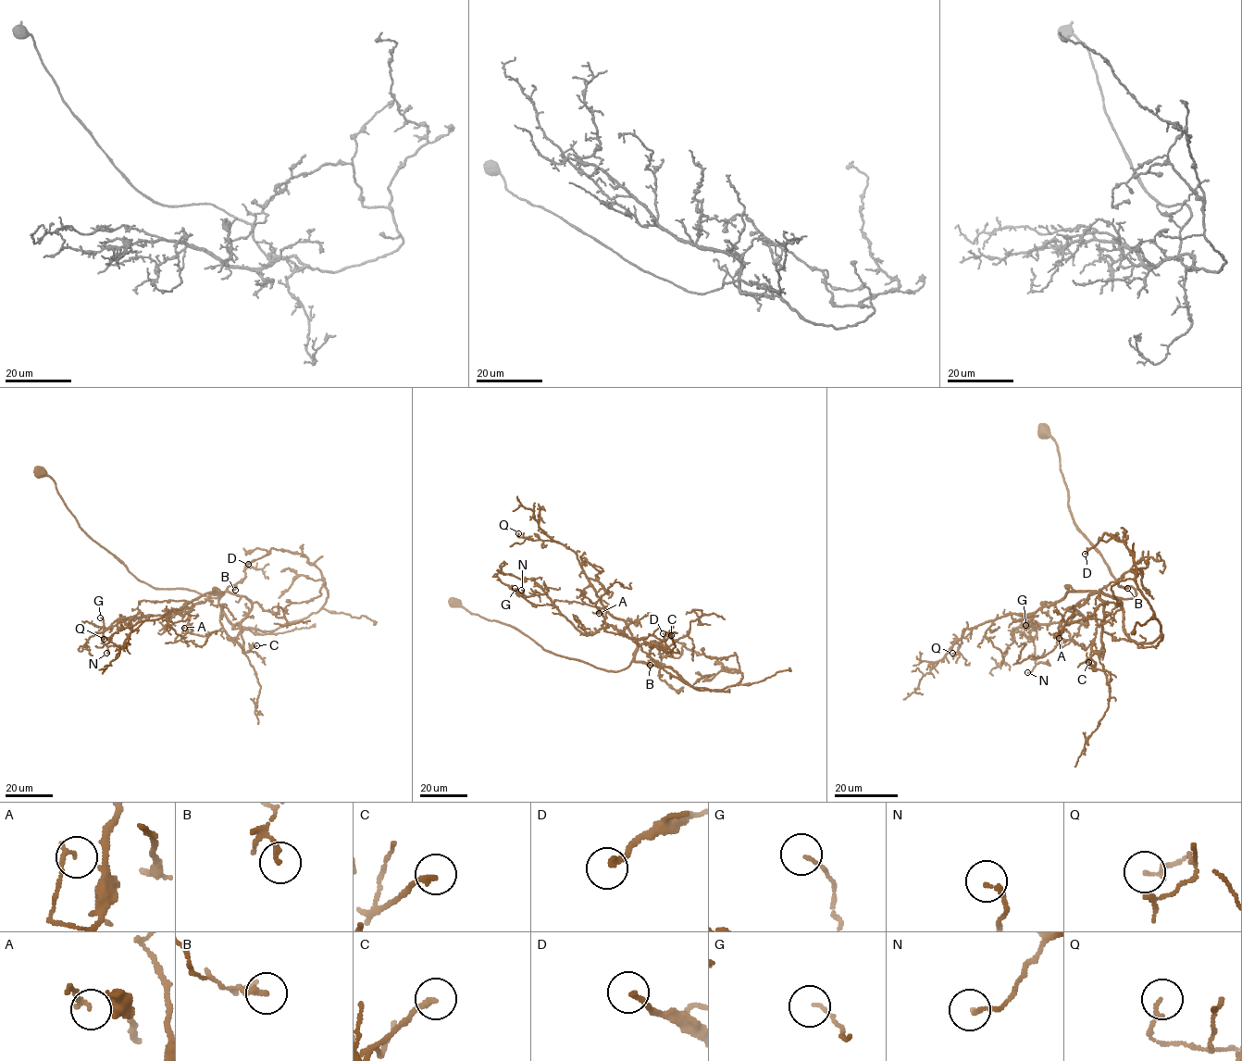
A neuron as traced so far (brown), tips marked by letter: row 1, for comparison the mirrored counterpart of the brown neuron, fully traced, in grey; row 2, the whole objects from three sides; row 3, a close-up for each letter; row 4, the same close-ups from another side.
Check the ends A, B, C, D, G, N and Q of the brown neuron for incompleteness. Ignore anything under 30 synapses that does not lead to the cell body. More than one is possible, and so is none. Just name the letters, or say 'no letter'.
no letter

